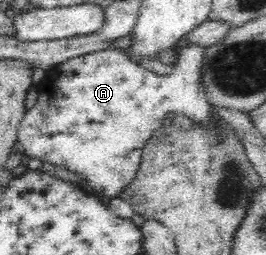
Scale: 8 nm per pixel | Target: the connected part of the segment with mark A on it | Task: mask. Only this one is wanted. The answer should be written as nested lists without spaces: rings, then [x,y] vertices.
[[[200,45],[179,46],[177,49],[178,56],[176,58],[176,61],[173,64],[173,69],[169,75],[158,75],[157,73],[148,71],[148,69],[145,69],[140,64],[131,61],[128,55],[120,51],[120,48],[97,50],[96,52],[93,52],[90,54],[83,54],[82,56],[71,58],[70,60],[65,60],[64,62],[61,62],[60,64],[53,66],[48,71],[45,71],[45,77],[40,82],[38,82],[37,84],[34,84],[34,87],[36,87],[38,91],[38,102],[36,102],[36,105],[33,108],[30,108],[30,110],[26,112],[26,115],[23,117],[23,120],[20,121],[20,127],[18,128],[18,131],[17,131],[17,140],[18,142],[20,142],[20,145],[22,146],[22,152],[28,156],[31,156],[32,158],[37,158],[39,160],[42,160],[43,162],[50,162],[66,170],[70,170],[74,174],[78,174],[81,178],[84,178],[85,181],[88,182],[88,188],[90,193],[96,192],[96,194],[100,194],[100,196],[104,194],[106,198],[114,198],[114,197],[118,197],[119,194],[121,193],[121,190],[128,187],[128,184],[130,184],[130,182],[133,182],[135,180],[135,176],[137,174],[138,168],[140,167],[140,164],[141,164],[141,158],[144,152],[144,148],[147,146],[148,142],[150,141],[150,138],[153,136],[153,133],[157,129],[160,129],[163,126],[165,115],[167,115],[168,113],[182,115],[186,118],[190,118],[192,121],[196,122],[197,124],[203,124],[203,126],[205,126],[205,128],[209,128],[209,130],[210,128],[213,128],[213,130],[217,130],[217,140],[219,140],[219,142],[222,142],[222,131],[220,131],[220,129],[216,129],[216,121],[214,121],[214,118],[217,118],[217,120],[222,120],[222,119],[220,119],[220,117],[212,113],[212,108],[211,108],[212,105],[208,103],[208,98],[206,96],[206,89],[204,89],[204,85],[202,84],[202,60],[204,58],[204,50],[205,50],[205,47],[201,47]]]

